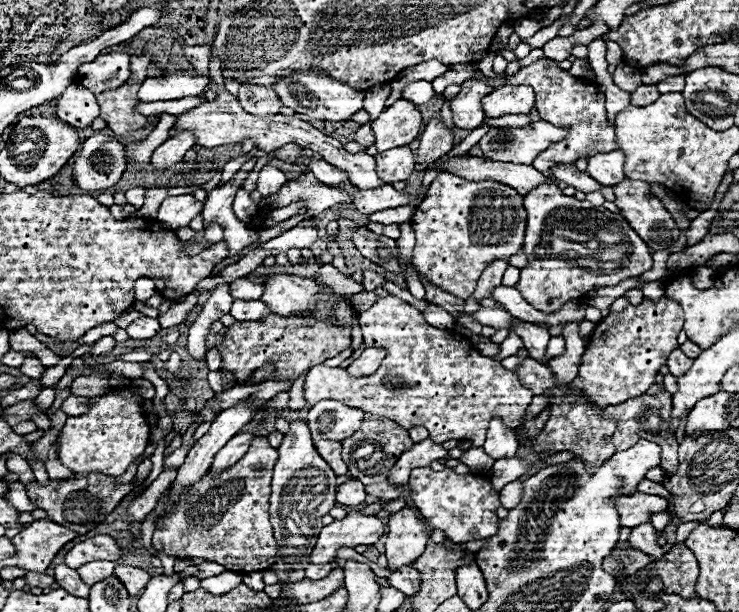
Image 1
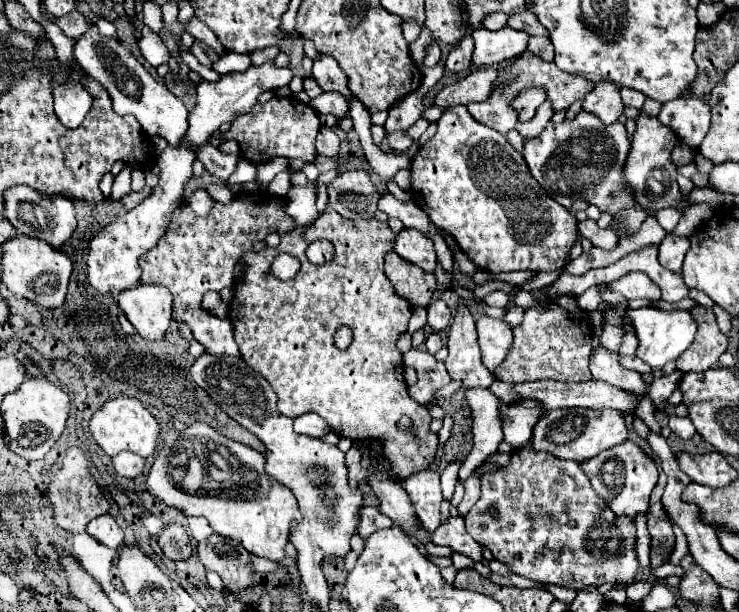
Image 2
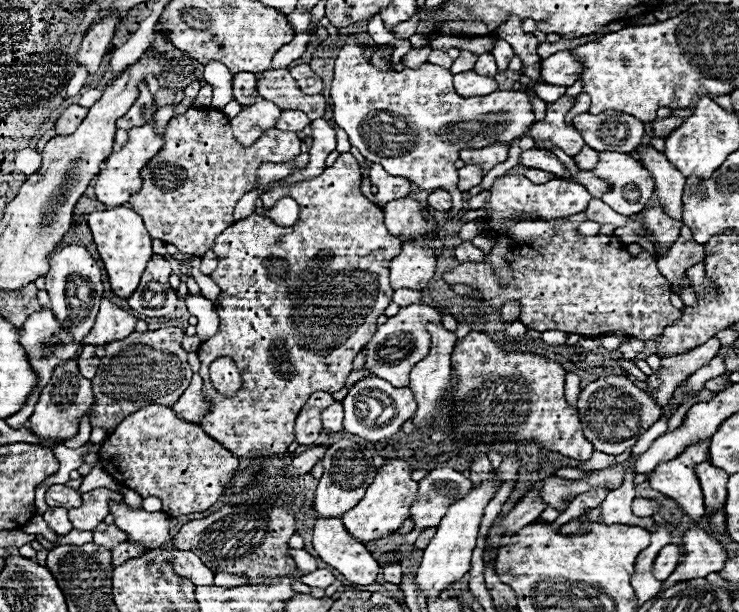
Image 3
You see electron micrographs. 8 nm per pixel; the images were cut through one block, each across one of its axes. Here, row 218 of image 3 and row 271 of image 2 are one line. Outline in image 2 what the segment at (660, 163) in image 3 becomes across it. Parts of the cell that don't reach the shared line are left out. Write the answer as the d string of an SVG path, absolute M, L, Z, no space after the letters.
M668 234L662 244L660 244L660 264L666 266L672 272L680 272L682 270L682 262L684 262L684 254L690 248L690 238L688 236L674 236Z

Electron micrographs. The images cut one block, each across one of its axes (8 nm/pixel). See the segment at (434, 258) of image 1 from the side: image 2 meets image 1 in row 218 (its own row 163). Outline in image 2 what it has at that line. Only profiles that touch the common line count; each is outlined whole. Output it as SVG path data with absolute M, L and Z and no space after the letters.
M466 106L448 108L438 120L438 132L422 144L410 164L412 172L412 196L416 204L432 218L432 222L448 232L460 246L460 250L480 268L492 274L532 270L552 272L566 266L566 256L576 240L576 222L570 212L552 200L542 186L534 180L526 160L514 150L506 136L478 124L466 110Z

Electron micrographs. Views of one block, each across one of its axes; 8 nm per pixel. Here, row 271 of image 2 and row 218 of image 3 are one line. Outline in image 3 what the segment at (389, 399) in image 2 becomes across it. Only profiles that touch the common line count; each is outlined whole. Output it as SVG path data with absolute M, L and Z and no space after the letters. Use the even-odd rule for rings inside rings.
M350 152L340 154L330 168L312 180L292 186L276 186L264 192L260 196L264 212L284 196L294 198L300 206L300 218L294 226L284 228L274 224L266 214L252 214L226 228L214 246L220 262L210 278L220 286L220 296L214 302L220 316L220 328L210 340L202 342L198 350L198 374L204 382L202 394L210 404L200 424L240 460L284 454L294 442L294 420L310 394L318 390L332 394L344 388L354 356L374 338L378 328L376 318L392 302L394 290L388 280L388 264L402 248L402 242L388 234L382 208L360 192L360 166ZM222 356L236 362L244 382L244 386L230 398L218 394L208 378L208 366Z

